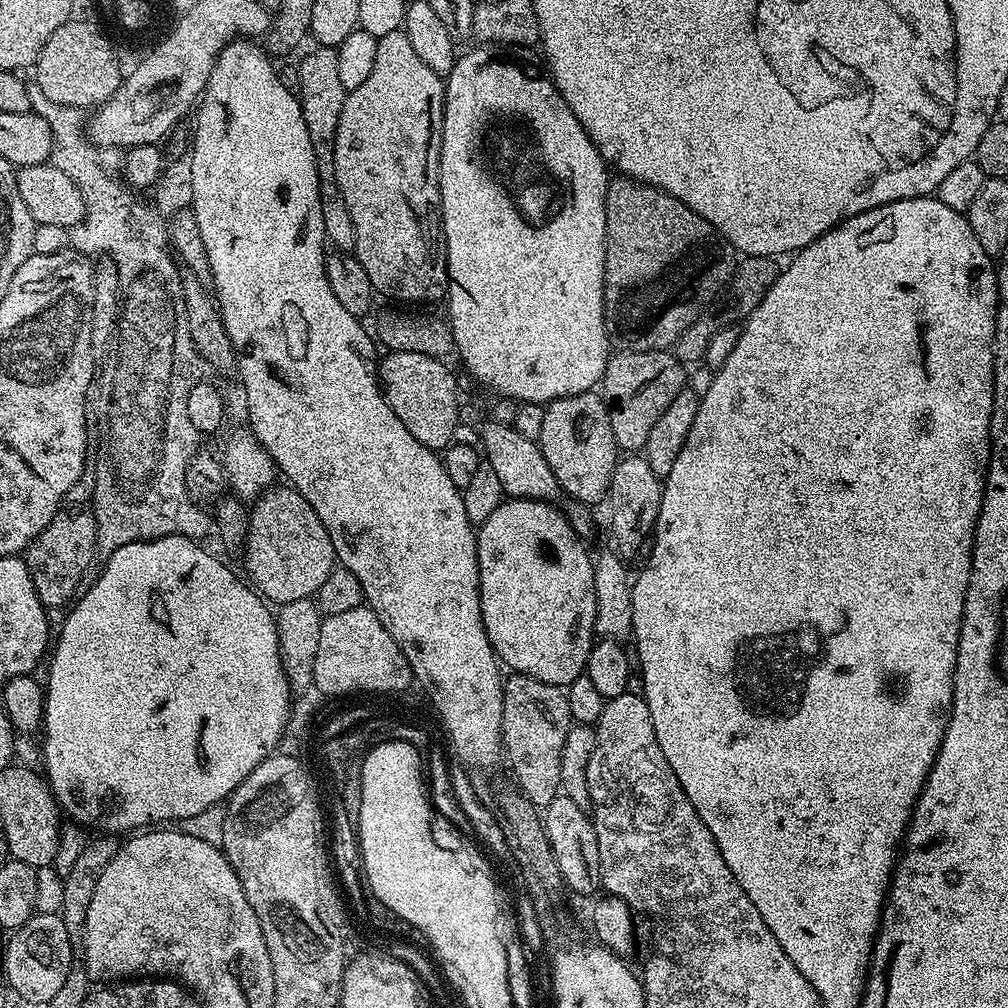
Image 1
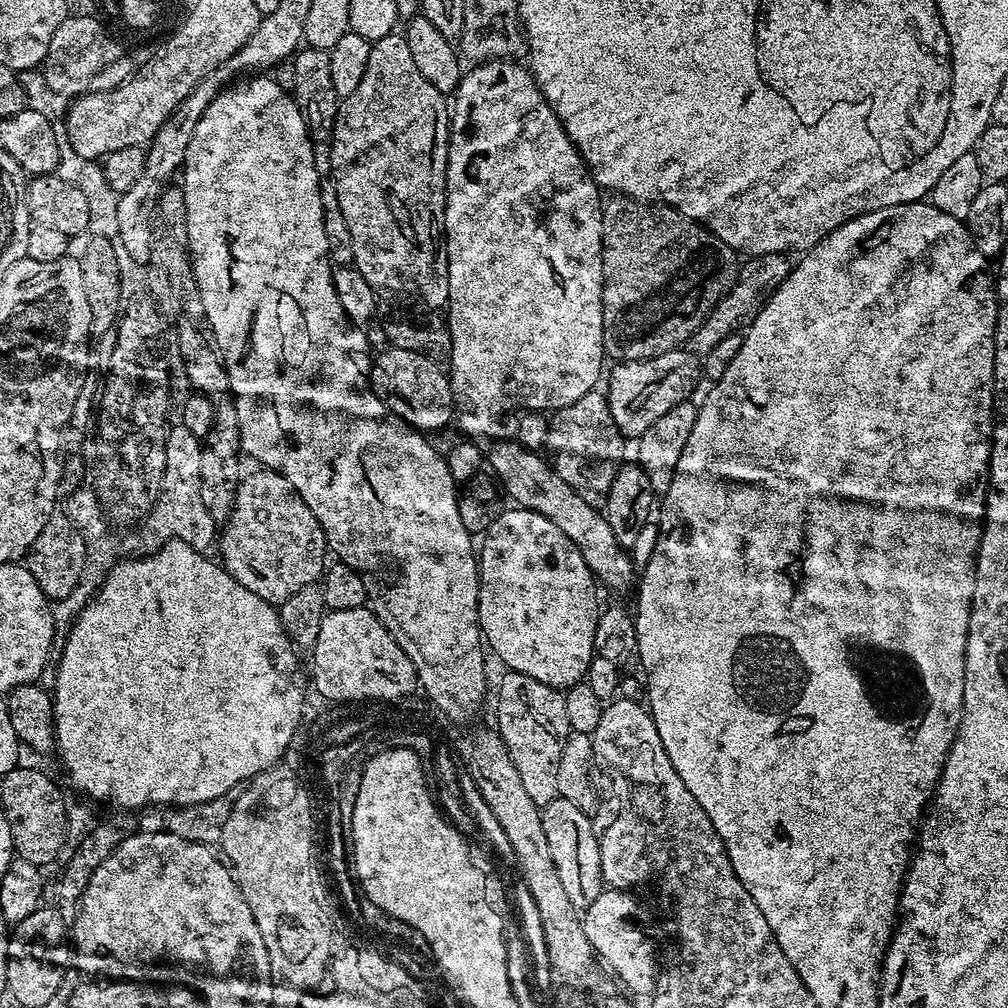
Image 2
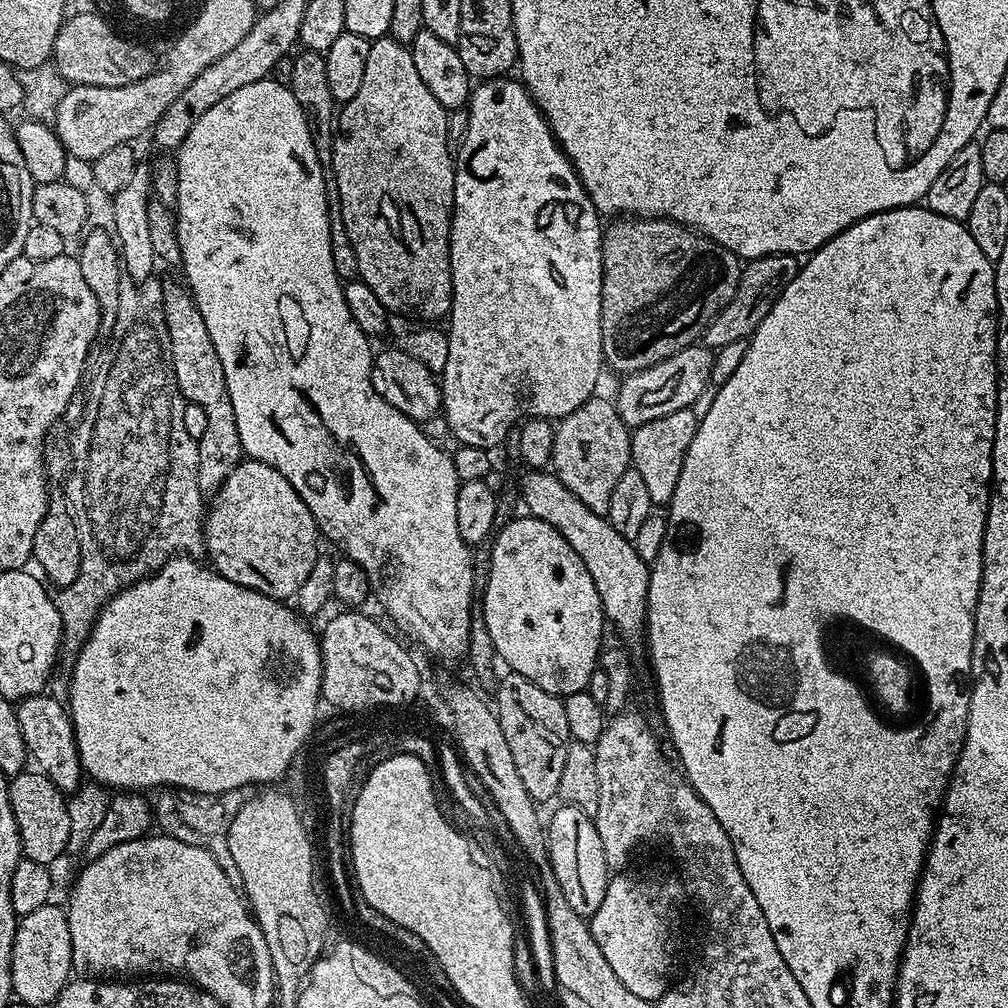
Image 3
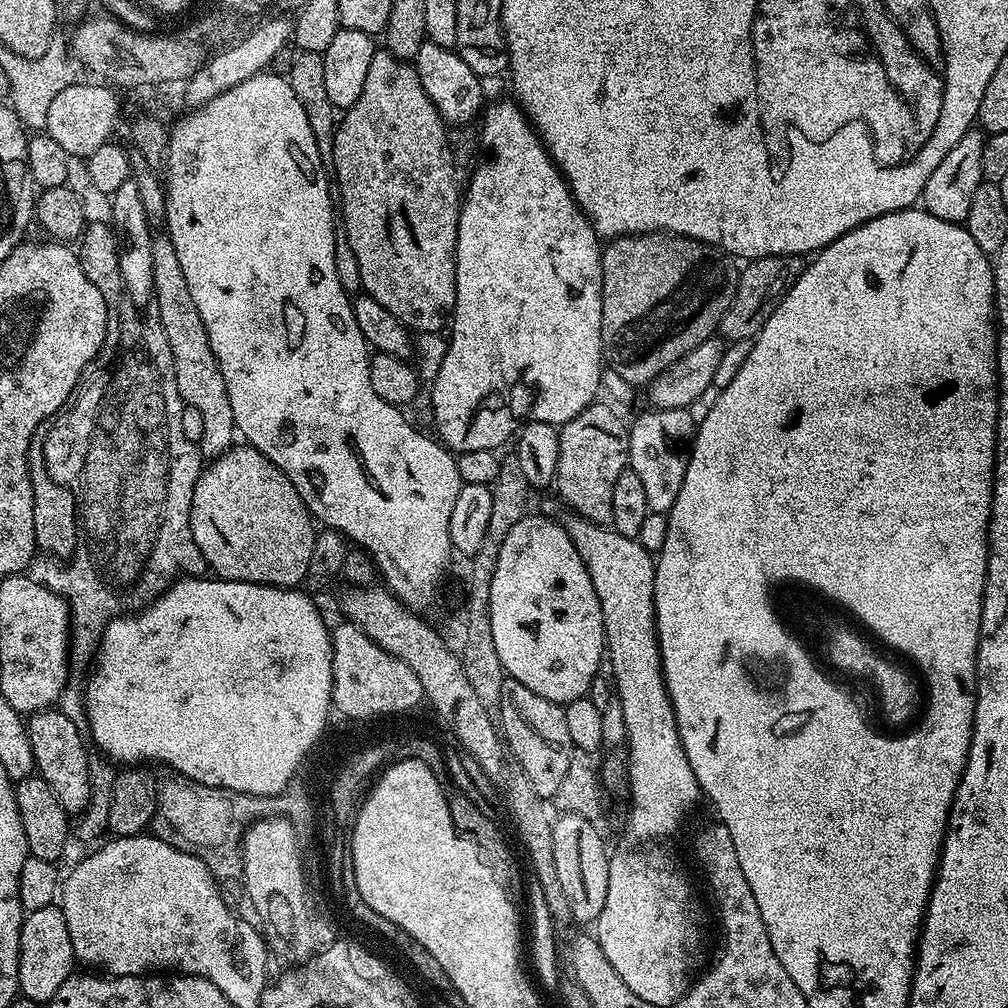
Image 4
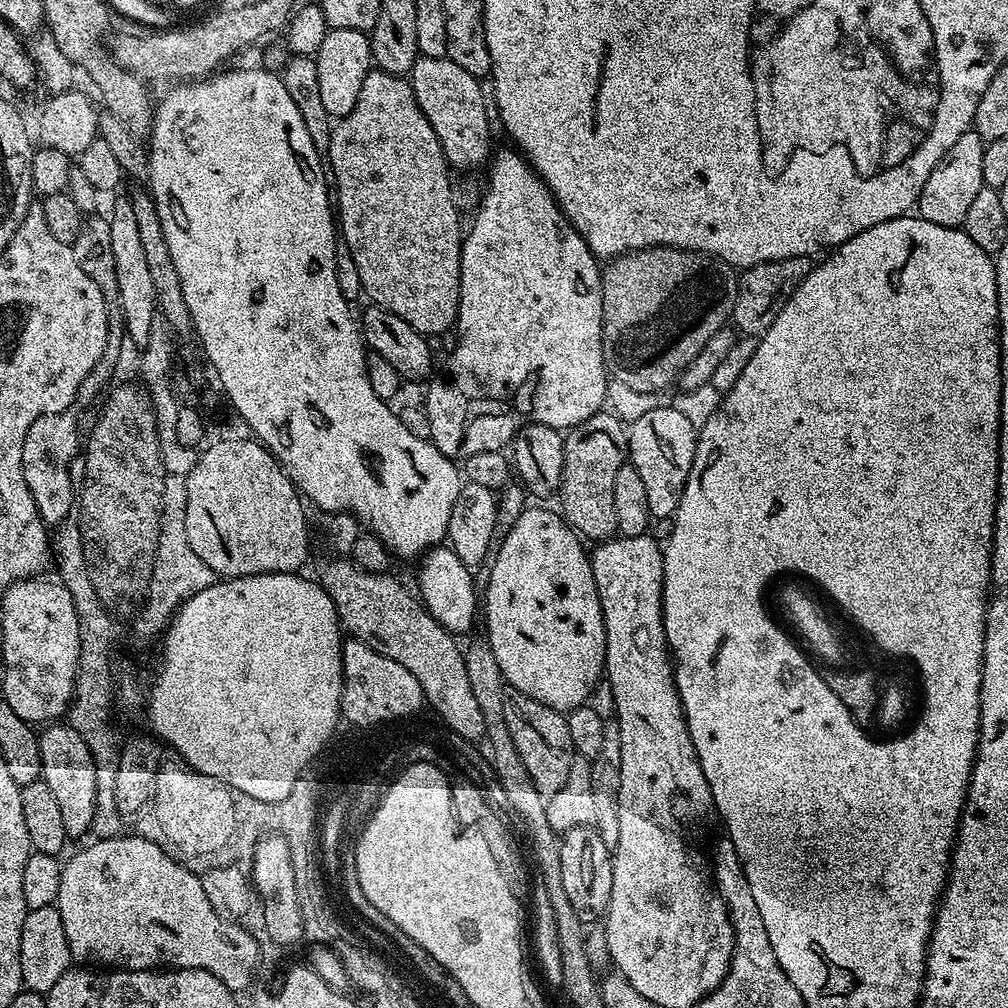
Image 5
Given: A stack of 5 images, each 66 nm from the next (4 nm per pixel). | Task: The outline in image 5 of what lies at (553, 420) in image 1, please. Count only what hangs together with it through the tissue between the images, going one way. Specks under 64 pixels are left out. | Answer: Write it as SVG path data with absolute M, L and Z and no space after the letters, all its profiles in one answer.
M602 411L594 413L578 427L567 429L564 436L564 465L558 493L558 501L560 500L558 508L568 525L585 541L603 542L617 535L614 518L614 478L618 470L626 463L627 454L628 433L626 428L622 425L617 426L616 421L607 418Z

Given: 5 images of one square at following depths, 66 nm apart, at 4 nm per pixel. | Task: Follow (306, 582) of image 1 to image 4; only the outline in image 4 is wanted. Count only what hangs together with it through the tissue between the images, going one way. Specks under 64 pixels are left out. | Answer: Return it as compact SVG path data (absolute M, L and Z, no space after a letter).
M233 446L227 452L223 452L222 455L211 461L201 471L199 478L196 479L196 485L192 491L192 505L190 506L192 537L198 546L198 550L204 556L205 565L209 569L213 568L216 571L213 573L221 580L237 580L238 582L250 582L251 584L271 584L273 588L296 588L303 585L308 578L308 567L310 566L310 558L314 554L314 542L318 531L317 525L314 523L314 517L302 502L302 498L298 494L296 487L290 482L290 478L286 478L286 474L282 474L282 470L278 470L278 466L274 466L274 462L270 462L254 447L243 447Z

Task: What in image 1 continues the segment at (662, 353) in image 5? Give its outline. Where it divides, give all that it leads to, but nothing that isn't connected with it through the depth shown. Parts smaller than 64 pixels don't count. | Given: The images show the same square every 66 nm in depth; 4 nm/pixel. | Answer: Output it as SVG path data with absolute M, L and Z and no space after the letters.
M613 179L606 194L604 243L604 325L609 345L622 352L671 349L682 330L693 324L728 287L737 263L736 249L693 208L643 180Z

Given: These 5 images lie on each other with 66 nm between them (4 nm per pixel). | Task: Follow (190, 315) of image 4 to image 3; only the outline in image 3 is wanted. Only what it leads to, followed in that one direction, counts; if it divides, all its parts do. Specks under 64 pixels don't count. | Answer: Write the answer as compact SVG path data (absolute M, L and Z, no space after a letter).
M183 283L164 284L162 310L178 390L187 403L202 406L206 414L206 431L196 442L198 450L196 477L201 493L214 494L220 489L222 482L226 482L228 475L240 465L242 459L238 422L234 418L230 390L226 390L226 374L222 374L222 362L218 362L218 350L214 350L214 342L206 330L206 321L202 318L191 292Z

